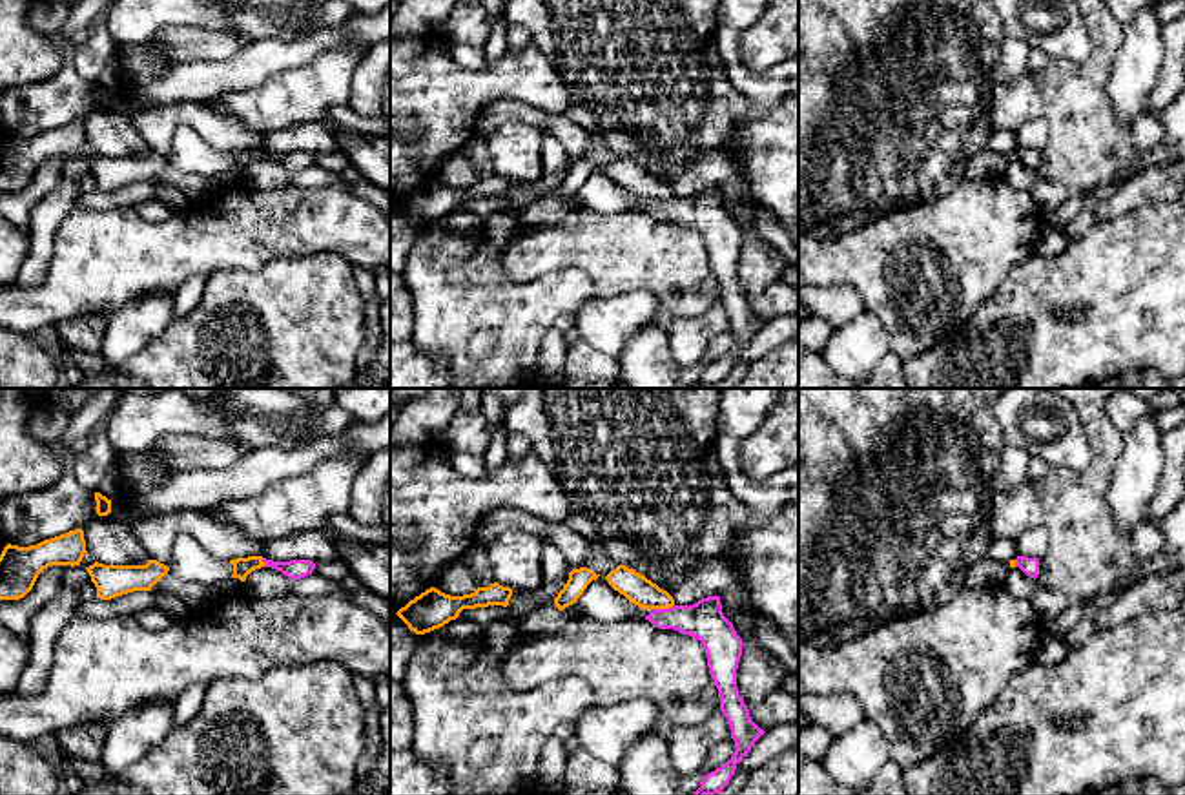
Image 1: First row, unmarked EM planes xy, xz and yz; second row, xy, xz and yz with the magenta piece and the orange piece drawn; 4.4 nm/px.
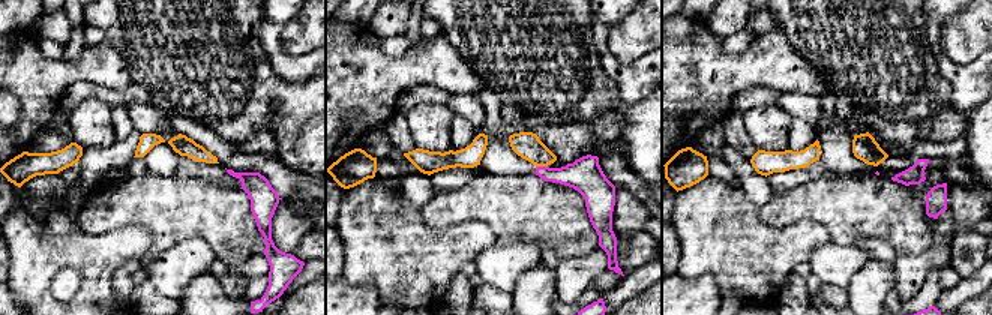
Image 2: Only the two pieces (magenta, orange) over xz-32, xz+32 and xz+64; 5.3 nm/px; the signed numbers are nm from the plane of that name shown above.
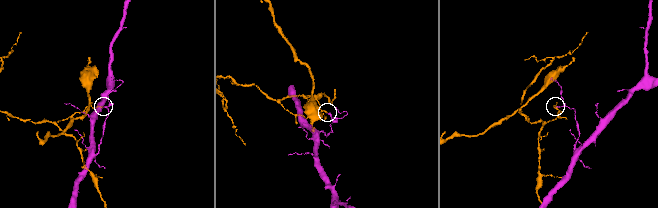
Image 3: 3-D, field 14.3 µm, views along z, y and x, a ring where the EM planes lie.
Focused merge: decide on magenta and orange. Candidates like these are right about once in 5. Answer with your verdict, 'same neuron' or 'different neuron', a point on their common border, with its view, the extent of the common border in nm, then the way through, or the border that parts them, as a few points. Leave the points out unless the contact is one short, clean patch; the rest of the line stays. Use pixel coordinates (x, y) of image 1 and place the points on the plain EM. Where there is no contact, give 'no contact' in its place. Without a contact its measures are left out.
different neuron; contact xz (664, 201); length 80 nm; border xz (673, 196), (657, 201)

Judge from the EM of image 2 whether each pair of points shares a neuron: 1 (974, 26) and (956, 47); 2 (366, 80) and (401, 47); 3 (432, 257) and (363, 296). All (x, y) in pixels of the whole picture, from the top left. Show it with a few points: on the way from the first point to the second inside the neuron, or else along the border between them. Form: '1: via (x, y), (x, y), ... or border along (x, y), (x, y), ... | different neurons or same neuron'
1: via (968, 32), (962, 41) | same neuron
2: border along (378, 41), (390, 56), (410, 48) | different neurons
3: border along (341, 276), (350, 284), (371, 284), (380, 299) | different neurons

